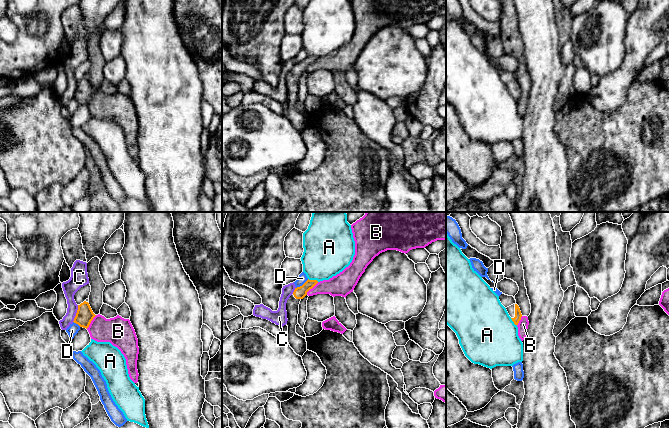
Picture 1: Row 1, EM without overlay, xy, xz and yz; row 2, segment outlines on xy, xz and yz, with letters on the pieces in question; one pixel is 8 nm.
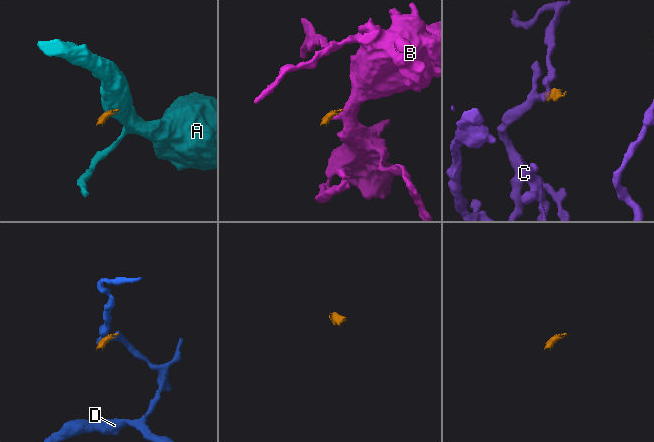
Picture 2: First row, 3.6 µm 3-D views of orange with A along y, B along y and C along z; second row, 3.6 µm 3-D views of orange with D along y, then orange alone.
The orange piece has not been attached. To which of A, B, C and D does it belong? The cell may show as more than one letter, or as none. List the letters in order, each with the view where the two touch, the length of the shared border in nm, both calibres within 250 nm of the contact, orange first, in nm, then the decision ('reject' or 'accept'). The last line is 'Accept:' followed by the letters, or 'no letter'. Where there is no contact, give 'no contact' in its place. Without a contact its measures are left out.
A: xz | 90 nm | 100/360 nm | reject
B: xy | 140 nm | 140/220 nm | reject
C: xy | 140 nm | 140/120 nm | reject
D: xz | 130 nm | 100/70 nm | reject
Accept: no letter

